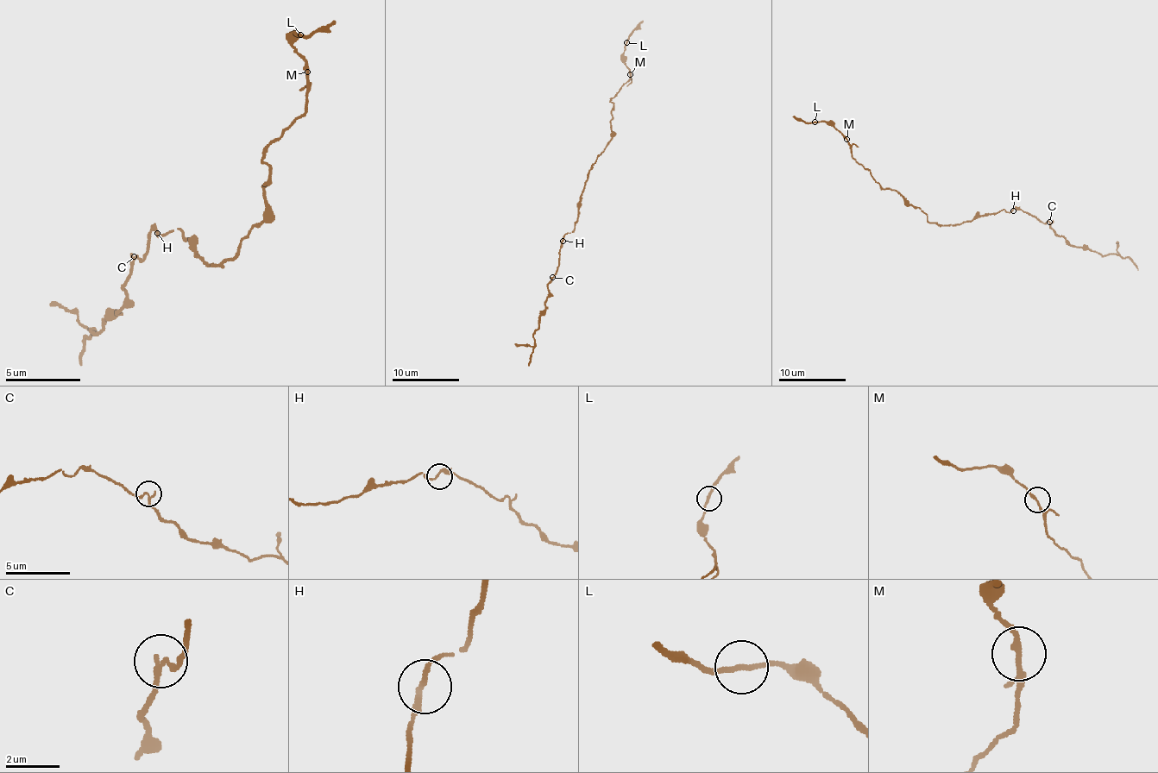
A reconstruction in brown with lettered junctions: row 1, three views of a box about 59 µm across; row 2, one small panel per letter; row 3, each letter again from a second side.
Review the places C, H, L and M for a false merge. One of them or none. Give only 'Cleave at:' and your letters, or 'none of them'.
Cleave at: none of them

